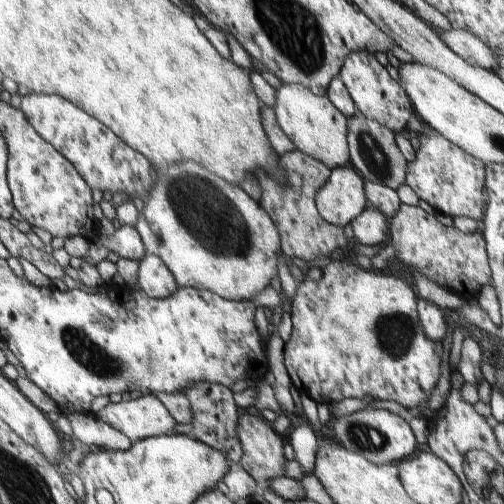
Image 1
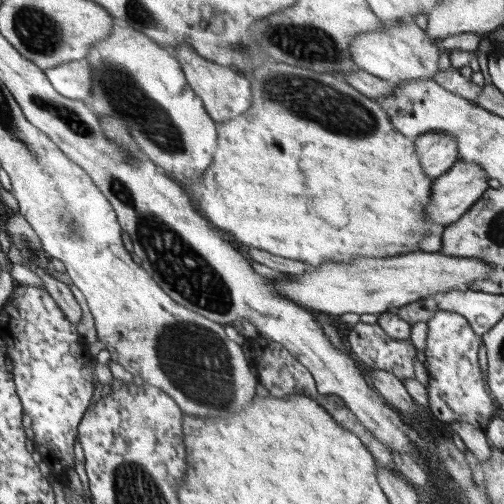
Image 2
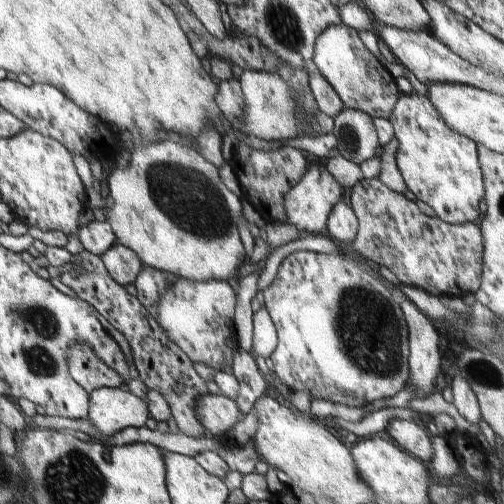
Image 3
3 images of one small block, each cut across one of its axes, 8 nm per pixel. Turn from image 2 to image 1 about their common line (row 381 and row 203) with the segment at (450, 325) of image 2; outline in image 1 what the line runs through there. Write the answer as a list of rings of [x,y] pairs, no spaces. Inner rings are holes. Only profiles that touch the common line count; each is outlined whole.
[[[429,126],[417,128],[415,160],[407,162],[405,184],[425,200],[435,212],[447,216],[467,216],[475,222],[483,220],[483,188],[485,188],[485,164],[479,158],[467,154],[459,146],[445,140],[439,132]]]

